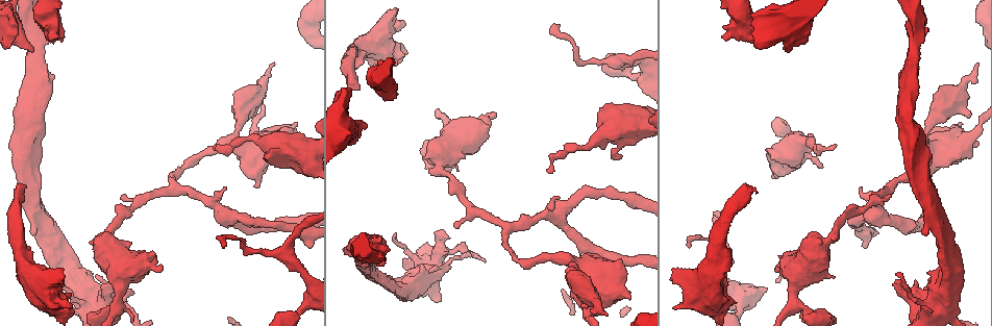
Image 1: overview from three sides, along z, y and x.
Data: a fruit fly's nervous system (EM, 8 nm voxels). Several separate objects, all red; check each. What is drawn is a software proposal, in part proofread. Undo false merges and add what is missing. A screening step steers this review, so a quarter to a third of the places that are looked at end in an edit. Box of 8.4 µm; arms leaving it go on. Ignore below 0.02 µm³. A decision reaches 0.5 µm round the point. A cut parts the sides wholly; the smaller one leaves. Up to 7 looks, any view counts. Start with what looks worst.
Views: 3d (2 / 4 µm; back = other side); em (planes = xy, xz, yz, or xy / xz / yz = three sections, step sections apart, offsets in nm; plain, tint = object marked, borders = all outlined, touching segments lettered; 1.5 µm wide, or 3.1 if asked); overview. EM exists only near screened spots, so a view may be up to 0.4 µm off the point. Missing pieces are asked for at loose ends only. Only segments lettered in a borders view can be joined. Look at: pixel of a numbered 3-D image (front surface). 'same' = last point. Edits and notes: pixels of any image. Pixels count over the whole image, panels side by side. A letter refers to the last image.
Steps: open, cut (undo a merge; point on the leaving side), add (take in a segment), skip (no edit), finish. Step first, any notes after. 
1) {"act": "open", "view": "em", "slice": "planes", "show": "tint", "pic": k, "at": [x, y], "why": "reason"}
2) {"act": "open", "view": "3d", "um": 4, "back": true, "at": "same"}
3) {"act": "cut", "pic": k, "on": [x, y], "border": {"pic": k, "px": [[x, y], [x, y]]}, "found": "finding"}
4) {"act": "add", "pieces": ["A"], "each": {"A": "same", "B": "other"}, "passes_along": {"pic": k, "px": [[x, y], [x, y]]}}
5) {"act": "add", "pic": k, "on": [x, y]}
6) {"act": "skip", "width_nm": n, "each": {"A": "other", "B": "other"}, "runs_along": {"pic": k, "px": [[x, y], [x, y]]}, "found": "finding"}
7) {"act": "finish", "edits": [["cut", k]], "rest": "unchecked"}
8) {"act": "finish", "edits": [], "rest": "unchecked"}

{"act": "open", "view": "em", "slice": "planes", "show": "borders", "pic": 1, "at": [906, 29], "why": "an open end"}

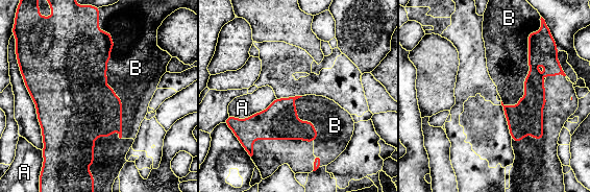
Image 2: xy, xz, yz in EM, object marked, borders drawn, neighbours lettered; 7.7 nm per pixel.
{"act": "add", "pieces": ["B"], "longest_contact_nm": ["B", 850], "each": {"A": "other", "B": "same"}, "found": "the neuron continues"}

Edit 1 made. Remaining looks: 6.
{"act": "open", "view": "overview"}

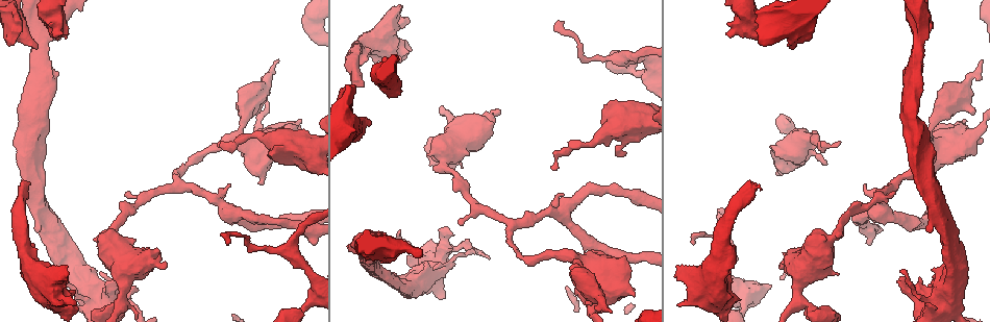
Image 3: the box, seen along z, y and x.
{"act": "open", "view": "3d", "um": 2, "pic": 3, "at": [29, 184], "why": "free end"}

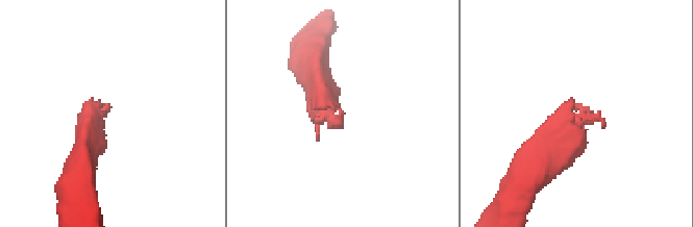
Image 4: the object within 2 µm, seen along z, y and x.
{"act": "open", "view": "em", "slice": "planes", "show": "borders", "pic": 4, "at": [106, 107]}

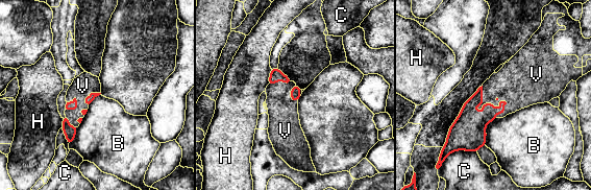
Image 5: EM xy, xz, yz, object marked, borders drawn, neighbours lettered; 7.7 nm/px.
{"act": "add", "pieces": ["V"], "each": {"B": "other", "C": "other", "H": "other", "V": "same"}, "passes_along": {"pic": 5, "px": [[468, 133], [484, 105], [509, 85]]}, "found": "it goes on there"}

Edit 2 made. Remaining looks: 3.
{"act": "open", "view": "overview", "why": "redraw"}

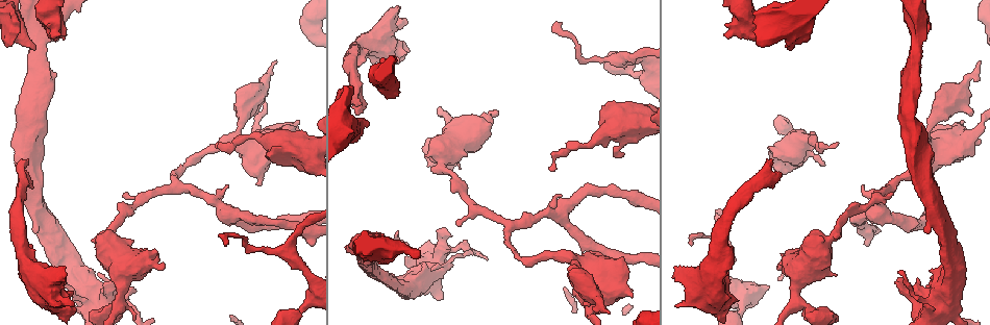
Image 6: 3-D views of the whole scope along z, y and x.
{"act": "open", "view": "em", "slice": "planes", "show": "borders", "pic": 6, "at": [808, 39], "why": "stops while still wide"}

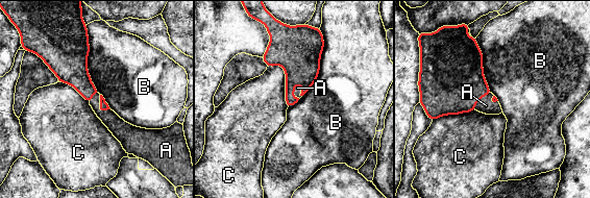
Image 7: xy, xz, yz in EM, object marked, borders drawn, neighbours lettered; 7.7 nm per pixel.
{"act": "add", "pieces": ["A"], "each": {"A": "same", "B": "other", "C": "other"}, "passes_along": {"pic": 7, "px": [[103, 105], [100, 103], [119, 128]]}, "found": "the neuron continues"}

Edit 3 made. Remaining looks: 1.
{"act": "finish", "edits": [["add", 2], ["add", 5], ["add", 7]], "rest": "unchecked"}

